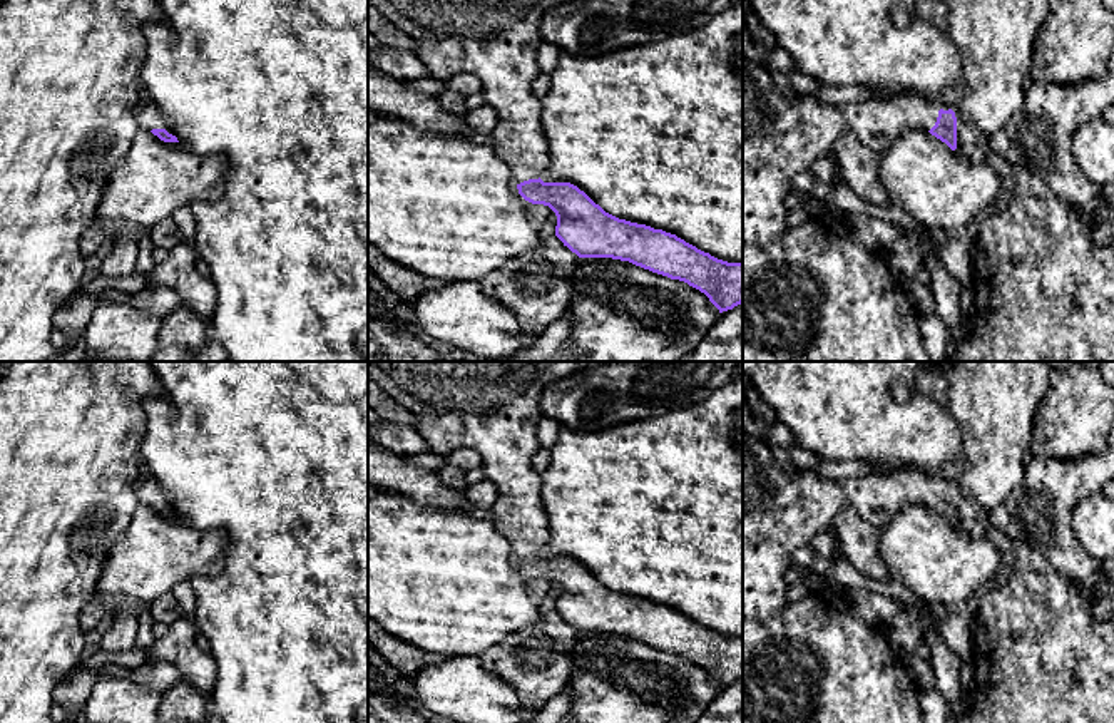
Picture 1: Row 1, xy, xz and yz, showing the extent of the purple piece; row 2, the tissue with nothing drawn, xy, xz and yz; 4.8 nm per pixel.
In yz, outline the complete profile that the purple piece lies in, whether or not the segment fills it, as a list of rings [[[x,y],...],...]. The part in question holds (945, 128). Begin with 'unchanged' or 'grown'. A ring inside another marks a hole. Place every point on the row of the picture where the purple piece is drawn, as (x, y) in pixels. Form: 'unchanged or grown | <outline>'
grown | [[[743,55],[743,248],[778,238],[788,228],[790,209],[784,204],[791,192],[791,181],[796,172],[810,169],[825,157],[843,132],[851,132],[871,151],[883,154],[905,131],[920,129],[957,149],[957,117],[952,109],[938,105],[915,94],[902,94],[893,99],[870,99],[845,107],[826,105],[815,94],[786,99],[776,87],[771,70]]]

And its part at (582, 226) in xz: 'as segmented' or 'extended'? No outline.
extended

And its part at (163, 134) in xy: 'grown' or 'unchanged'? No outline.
grown

